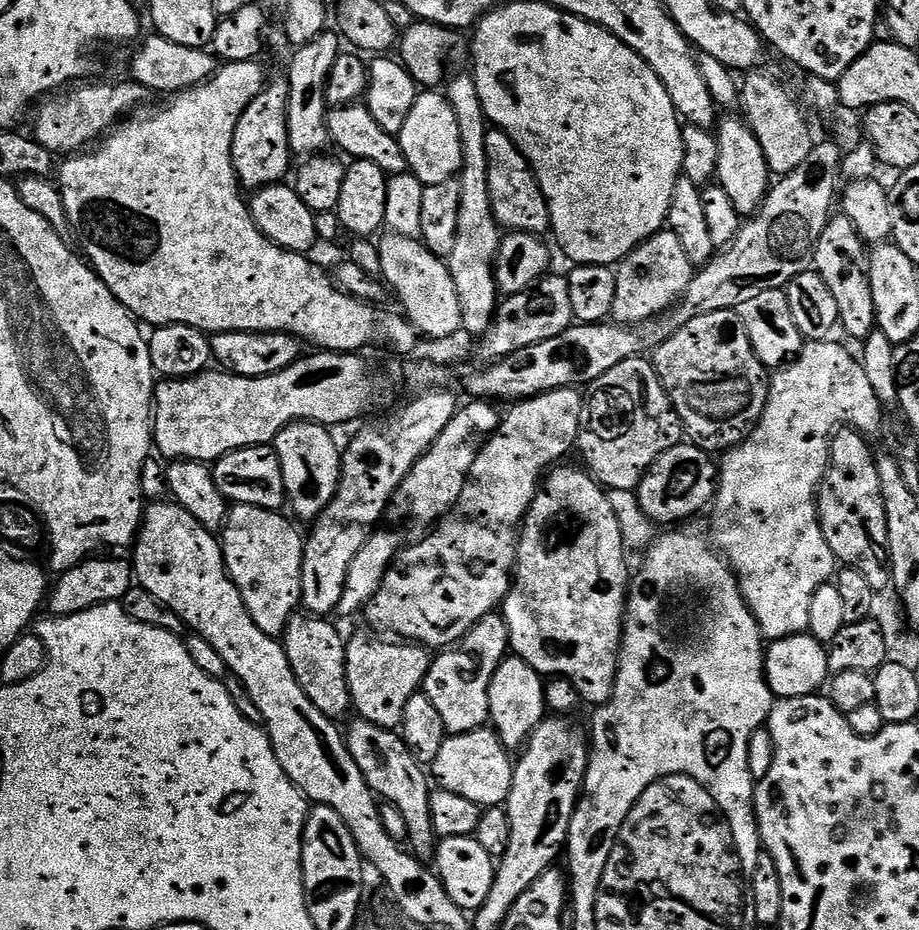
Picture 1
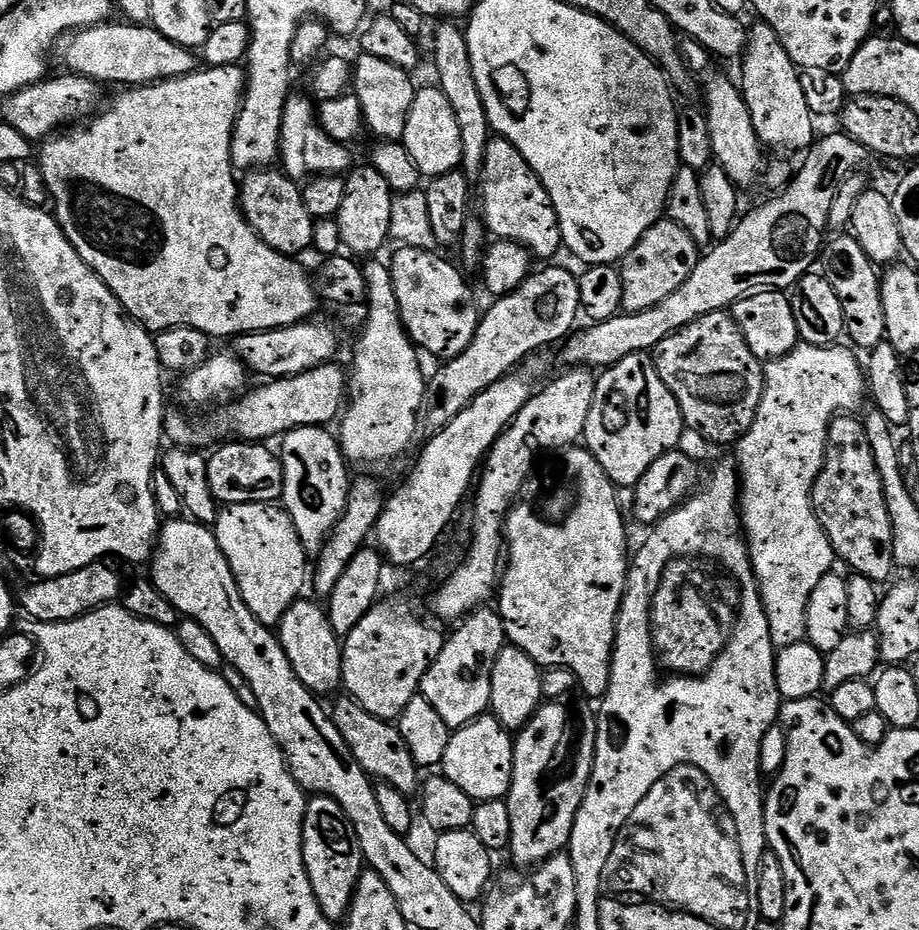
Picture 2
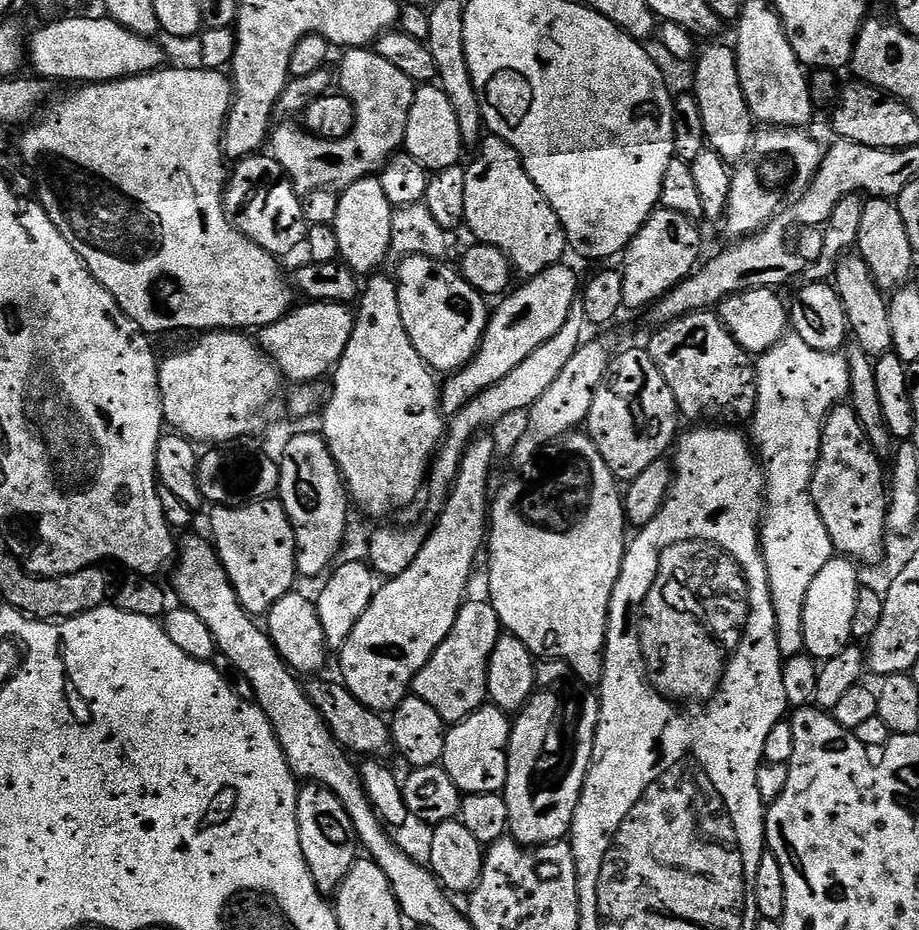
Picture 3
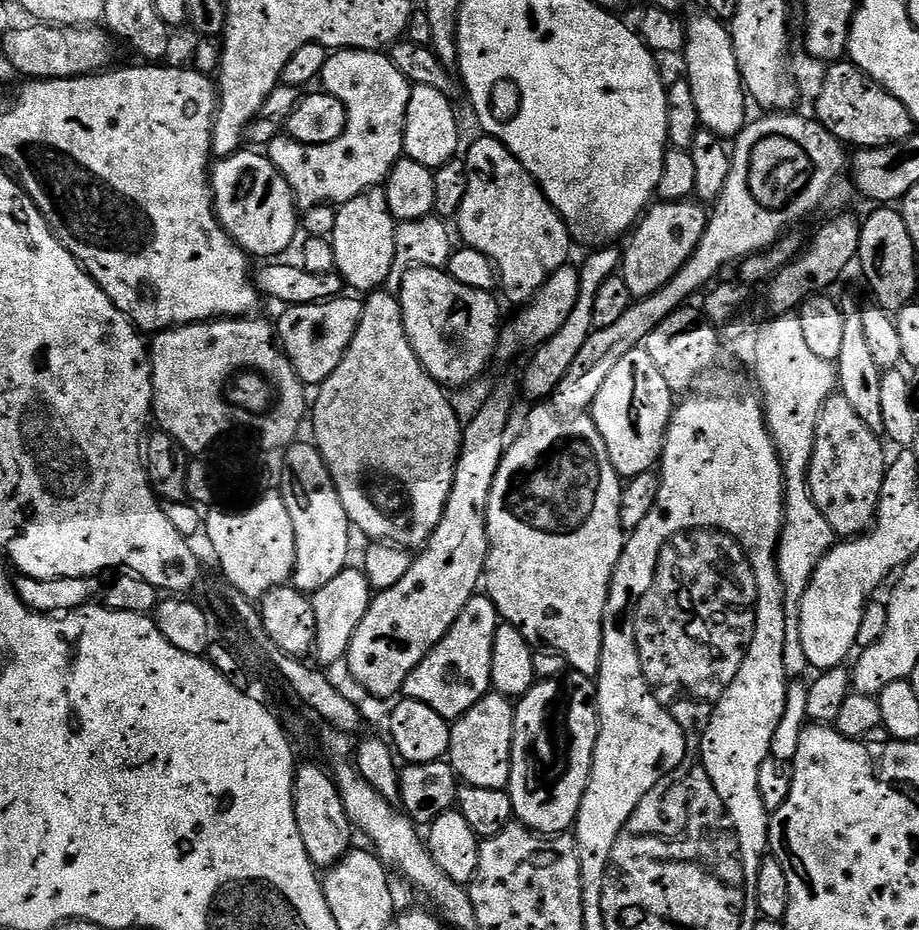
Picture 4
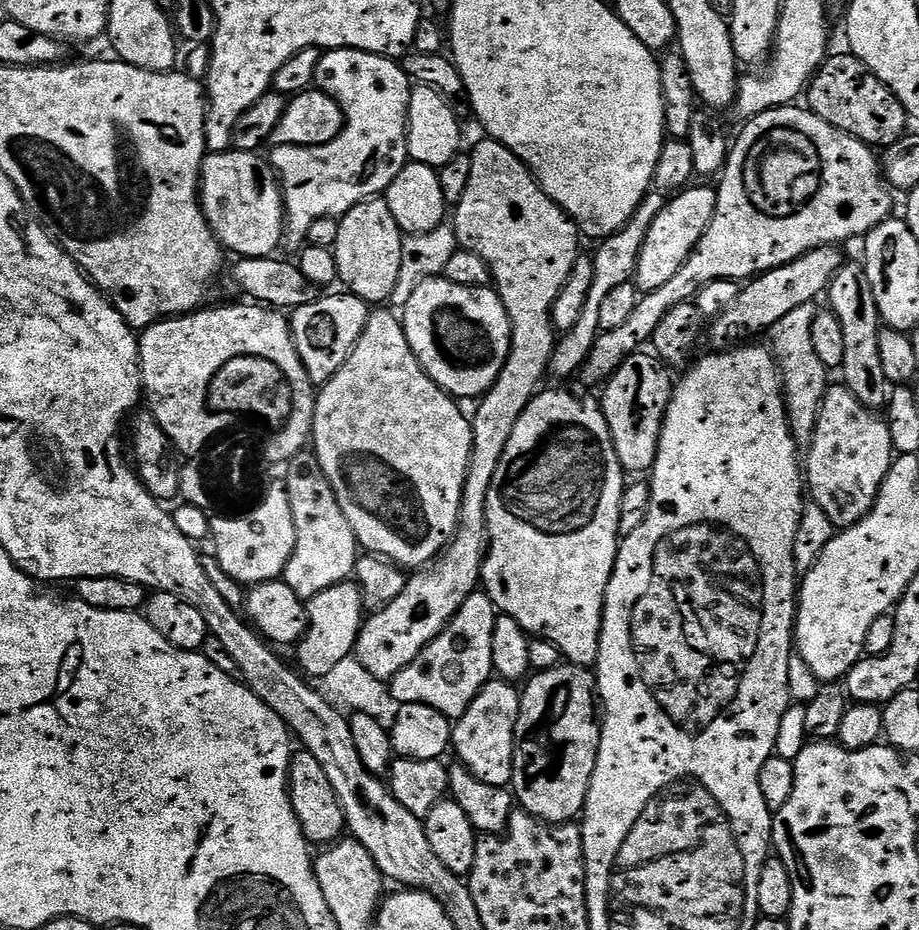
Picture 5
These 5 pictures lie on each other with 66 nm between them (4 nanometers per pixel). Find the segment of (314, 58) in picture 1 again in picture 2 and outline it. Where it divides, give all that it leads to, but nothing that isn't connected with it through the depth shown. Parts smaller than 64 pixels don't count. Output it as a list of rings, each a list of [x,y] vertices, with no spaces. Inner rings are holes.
[[[289,93],[280,127],[280,156],[283,171],[293,178],[344,174],[353,165],[351,149],[330,138],[319,122],[315,101],[307,94]]]

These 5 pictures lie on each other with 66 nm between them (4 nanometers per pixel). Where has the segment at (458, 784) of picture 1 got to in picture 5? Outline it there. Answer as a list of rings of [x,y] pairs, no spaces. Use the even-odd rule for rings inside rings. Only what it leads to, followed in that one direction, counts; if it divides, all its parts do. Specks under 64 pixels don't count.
[[[493,678],[488,681],[486,687],[479,692],[470,702],[466,714],[462,714],[459,720],[455,721],[452,730],[451,751],[456,751],[455,759],[474,774],[482,782],[490,786],[508,788],[512,783],[512,771],[514,770],[514,730],[518,722],[518,710],[520,709],[520,692],[515,683]]]

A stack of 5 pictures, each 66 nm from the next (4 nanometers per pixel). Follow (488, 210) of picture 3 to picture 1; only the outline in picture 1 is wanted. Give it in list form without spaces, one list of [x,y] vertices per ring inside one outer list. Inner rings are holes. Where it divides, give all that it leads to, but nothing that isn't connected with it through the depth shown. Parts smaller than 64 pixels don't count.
[[[490,130],[486,134],[486,166],[490,182],[490,202],[501,229],[547,233],[552,222],[548,199],[544,197],[544,192],[536,181],[536,173],[532,171],[528,159],[505,132]]]

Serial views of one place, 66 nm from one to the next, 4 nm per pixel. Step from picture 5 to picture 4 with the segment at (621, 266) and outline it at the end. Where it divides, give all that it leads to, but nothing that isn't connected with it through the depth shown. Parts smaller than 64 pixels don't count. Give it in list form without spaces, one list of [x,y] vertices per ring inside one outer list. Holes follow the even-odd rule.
[[[616,246],[598,248],[589,251],[587,255],[584,264],[579,265],[578,302],[574,302],[574,310],[570,310],[570,318],[566,322],[566,326],[562,326],[562,330],[558,330],[558,334],[551,336],[549,340],[544,341],[531,353],[531,355],[533,354],[532,361],[529,362],[528,369],[524,372],[524,392],[530,399],[536,400],[532,402],[547,401],[544,399],[547,396],[549,399],[555,393],[556,387],[566,374],[566,370],[570,370],[574,358],[578,358],[578,350],[582,350],[582,346],[586,346],[586,338],[594,331],[592,327],[594,298],[597,296],[602,282],[606,282],[606,278],[617,275],[622,264],[622,252],[619,247],[616,249]]]

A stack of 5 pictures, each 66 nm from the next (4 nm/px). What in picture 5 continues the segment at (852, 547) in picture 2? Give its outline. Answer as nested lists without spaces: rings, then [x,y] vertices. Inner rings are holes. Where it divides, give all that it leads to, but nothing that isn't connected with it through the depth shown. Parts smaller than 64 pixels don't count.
[[[842,382],[824,392],[812,439],[807,445],[806,492],[837,529],[857,524],[874,506],[894,459],[887,419],[867,408]]]

